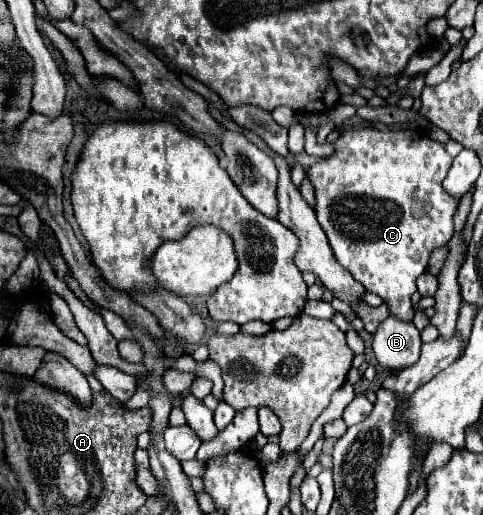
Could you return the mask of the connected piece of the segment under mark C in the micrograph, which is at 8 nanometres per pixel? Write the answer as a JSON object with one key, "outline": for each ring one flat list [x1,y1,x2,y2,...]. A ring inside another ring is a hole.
{"outline":[[363,128,363,130,351,130,351,132,343,132,341,138,337,140,337,152,317,164,313,164,309,170,307,170,307,176,315,188,315,198,317,198,317,206,315,206,315,214,319,218,319,224,323,228,323,232,327,234,327,240,329,240,329,246,333,250,333,256,335,260,351,272,351,276,361,282,365,286,365,290,373,292,373,294,379,294,387,304,389,304,389,310,393,316,401,318,401,320,411,320,413,316,413,306,411,306,411,294,417,290,415,286,415,280,427,270,427,264,429,264,429,256,435,248,441,248,449,242,449,238,453,236,455,228,453,228,453,214,457,212,457,204,459,200,455,200,453,196,445,194,441,182,445,180,445,174,451,166,453,158,445,152,443,144,431,140,425,132,417,132,417,130,397,130,397,132,391,132,391,130,371,130,371,128]]}

